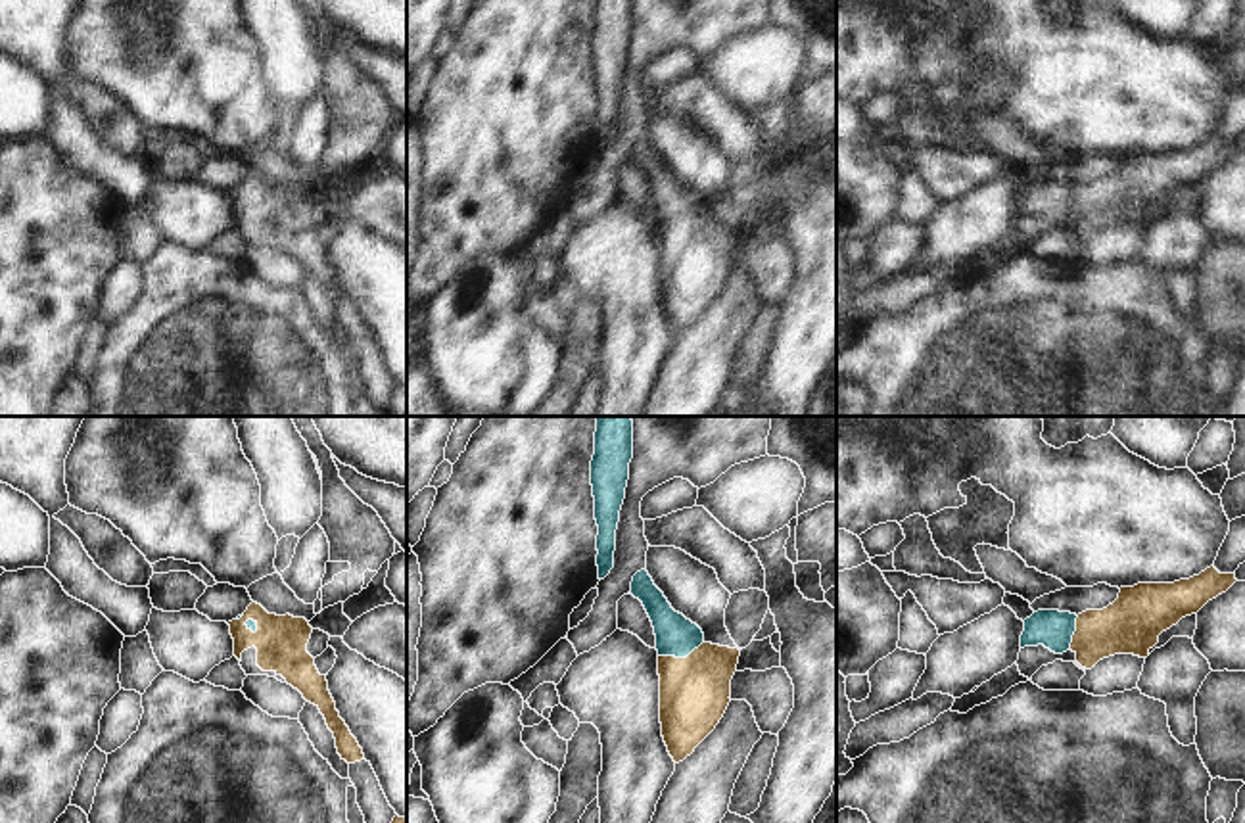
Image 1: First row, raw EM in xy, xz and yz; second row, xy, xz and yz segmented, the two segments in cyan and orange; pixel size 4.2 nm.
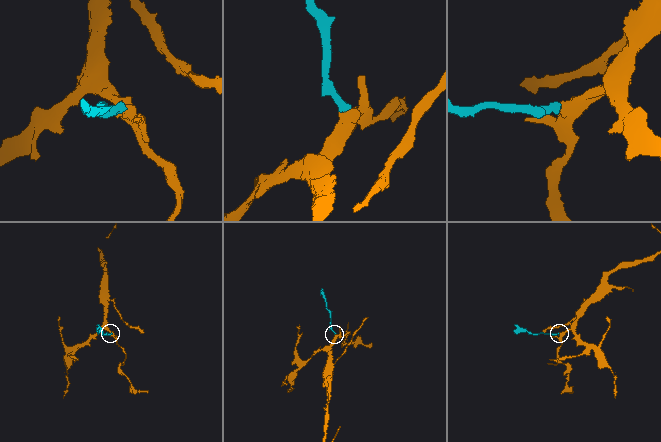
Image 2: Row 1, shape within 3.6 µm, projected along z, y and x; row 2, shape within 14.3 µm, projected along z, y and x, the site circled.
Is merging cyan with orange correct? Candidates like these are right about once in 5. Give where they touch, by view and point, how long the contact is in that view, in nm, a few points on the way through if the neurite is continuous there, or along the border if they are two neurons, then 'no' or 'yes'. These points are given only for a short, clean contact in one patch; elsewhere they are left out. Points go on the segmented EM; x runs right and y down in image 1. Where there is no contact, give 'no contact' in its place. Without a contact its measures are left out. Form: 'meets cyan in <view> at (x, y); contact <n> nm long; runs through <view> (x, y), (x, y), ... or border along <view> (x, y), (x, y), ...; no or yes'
meets cyan in xz at (680, 657); contact 200 nm long; runs through xz (676, 635), (680, 657), (695, 676), (695, 691); yes

